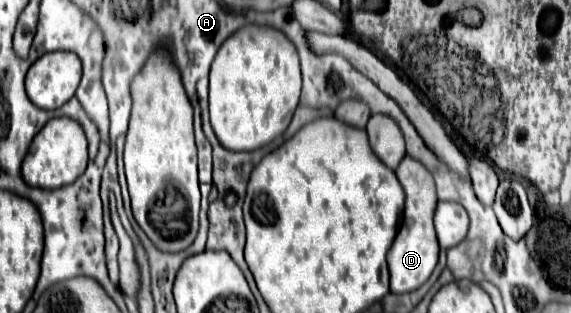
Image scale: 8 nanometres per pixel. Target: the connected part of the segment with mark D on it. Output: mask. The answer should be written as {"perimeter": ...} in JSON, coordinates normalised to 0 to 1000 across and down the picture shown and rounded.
{"perimeter":[[[711,498],[701,530],[694,537],[694,569],[701,575],[708,620],[711,620],[711,665],[704,722],[697,754],[680,805],[680,856],[683,856],[683,933],[687,939],[711,939],[732,927],[757,875],[767,837],[767,767],[757,716],[757,690],[764,671],[764,601],[757,556],[732,518]]]}

